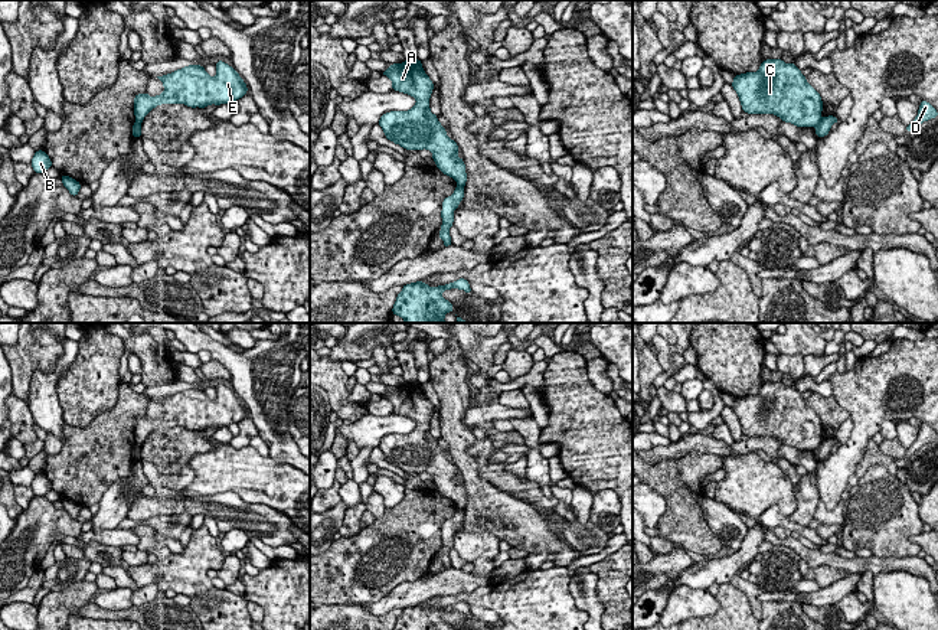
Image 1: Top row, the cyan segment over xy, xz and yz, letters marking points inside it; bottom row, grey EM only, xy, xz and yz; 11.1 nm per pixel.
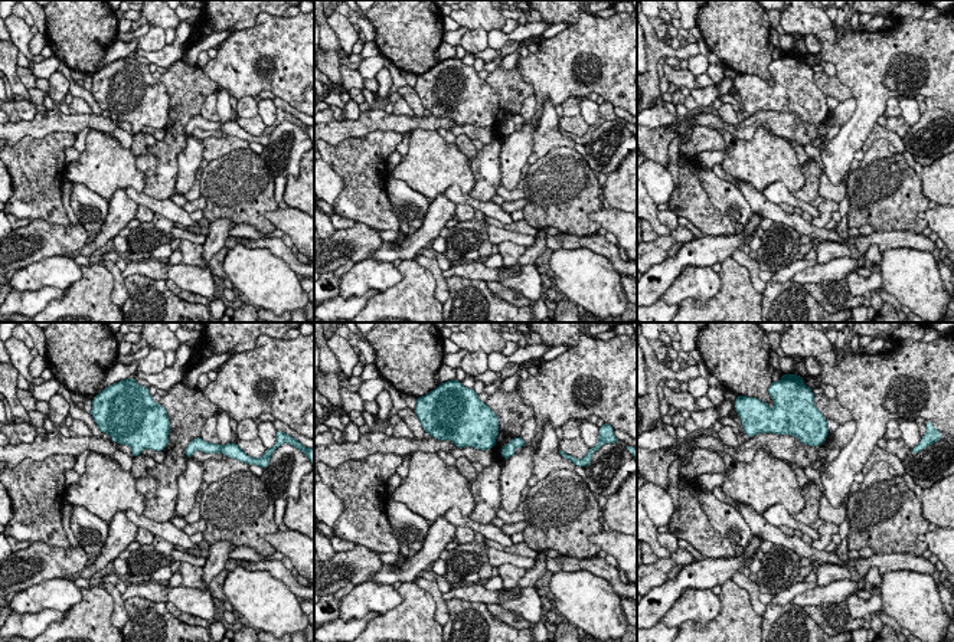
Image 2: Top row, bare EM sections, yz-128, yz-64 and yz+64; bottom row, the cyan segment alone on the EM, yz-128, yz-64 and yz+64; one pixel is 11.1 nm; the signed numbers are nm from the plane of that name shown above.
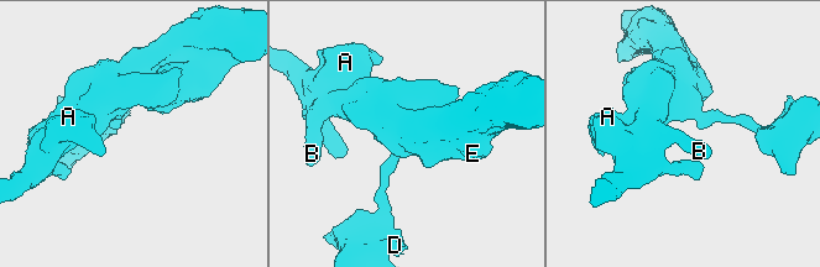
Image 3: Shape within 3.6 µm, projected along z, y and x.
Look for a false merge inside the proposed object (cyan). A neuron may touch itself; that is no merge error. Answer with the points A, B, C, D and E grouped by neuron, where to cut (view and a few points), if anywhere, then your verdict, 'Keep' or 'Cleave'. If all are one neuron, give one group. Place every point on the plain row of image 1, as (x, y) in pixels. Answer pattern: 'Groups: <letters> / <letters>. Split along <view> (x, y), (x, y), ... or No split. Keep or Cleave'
Groups: A B C E / D. Split along yz (822, 441), (816, 450). Cleave

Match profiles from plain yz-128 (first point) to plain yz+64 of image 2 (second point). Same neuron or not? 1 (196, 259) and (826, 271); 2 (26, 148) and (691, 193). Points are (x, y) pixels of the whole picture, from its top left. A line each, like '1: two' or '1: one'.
1: two
2: one

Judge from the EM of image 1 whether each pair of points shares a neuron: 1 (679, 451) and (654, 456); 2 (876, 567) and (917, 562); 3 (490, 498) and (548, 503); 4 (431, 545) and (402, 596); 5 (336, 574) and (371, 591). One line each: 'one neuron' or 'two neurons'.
1: one neuron
2: one neuron
3: two neurons
4: two neurons
5: one neuron

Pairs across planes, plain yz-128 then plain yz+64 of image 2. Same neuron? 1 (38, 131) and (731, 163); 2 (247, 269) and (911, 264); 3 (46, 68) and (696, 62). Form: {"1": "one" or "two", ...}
{"1": "two", "2": "one", "3": "one"}

